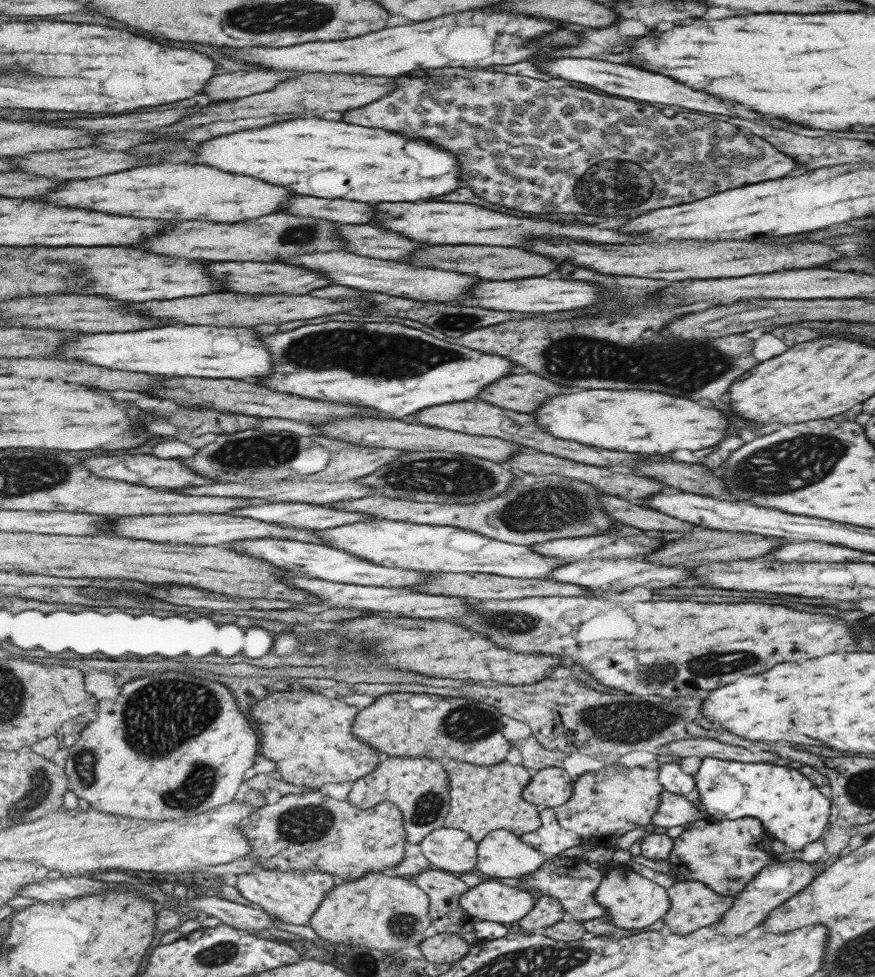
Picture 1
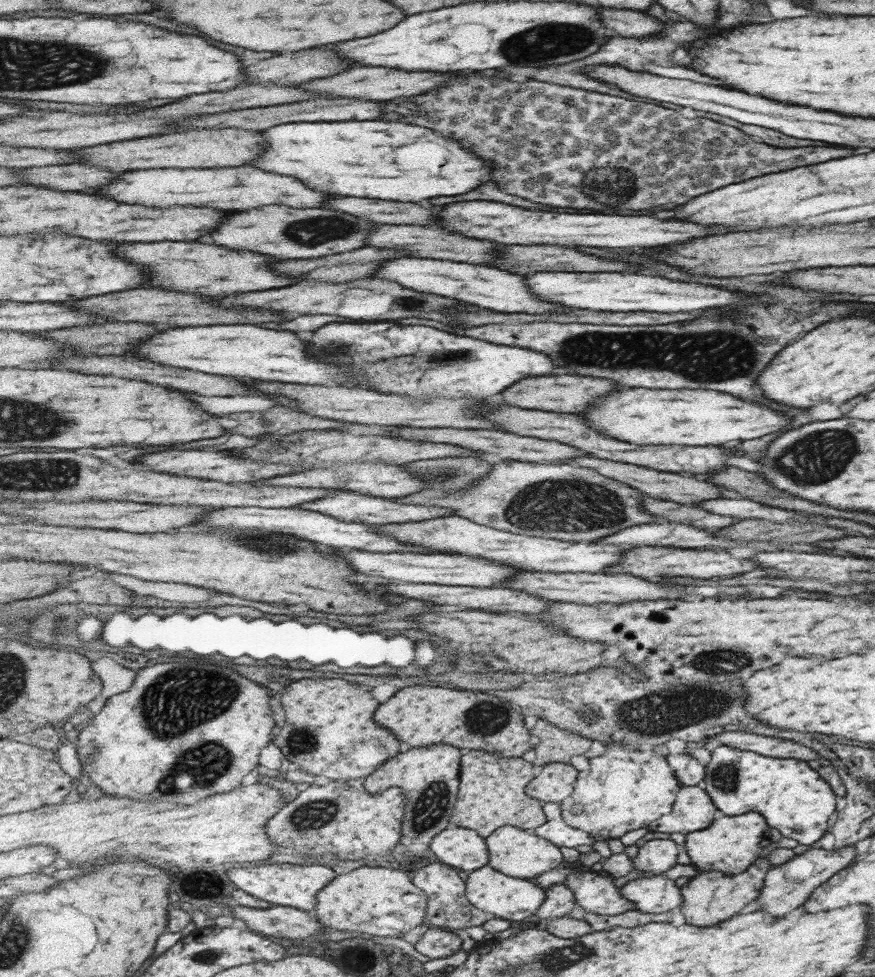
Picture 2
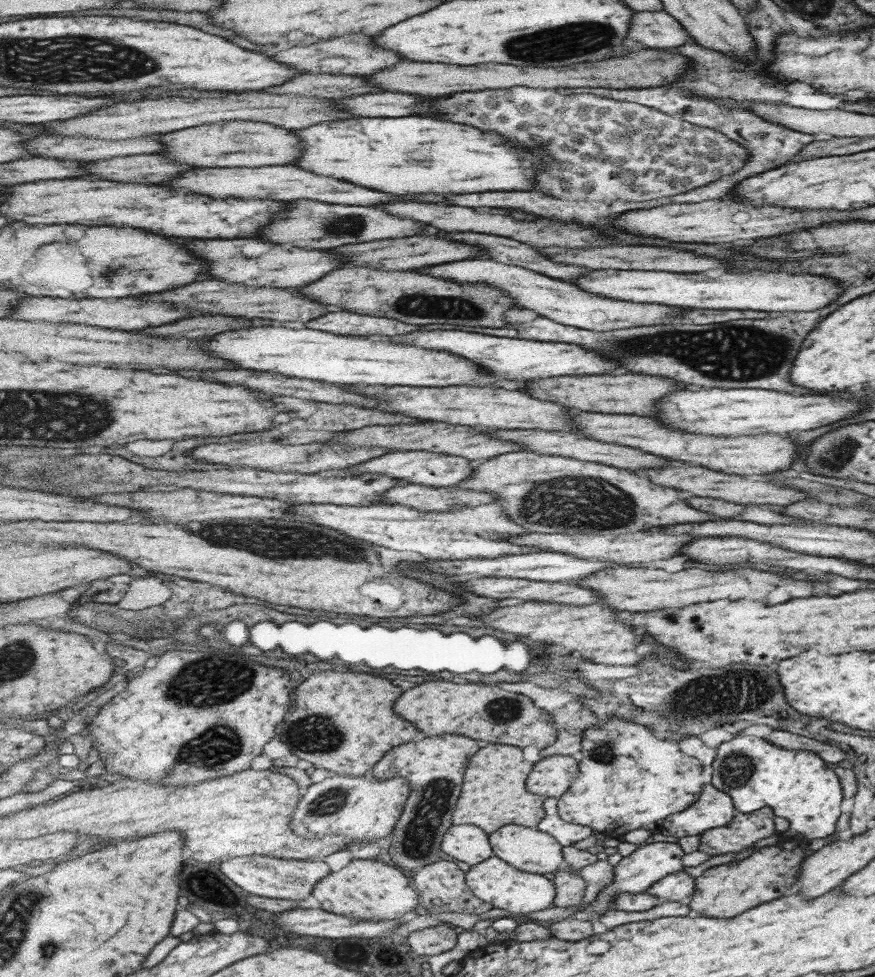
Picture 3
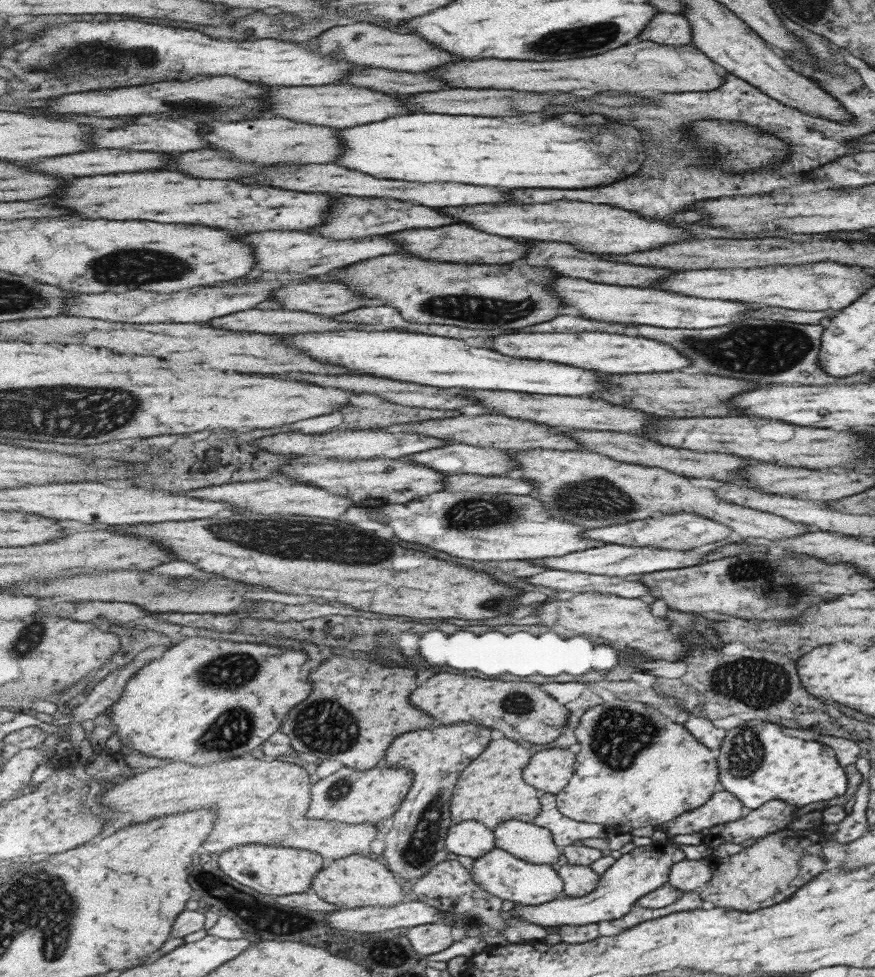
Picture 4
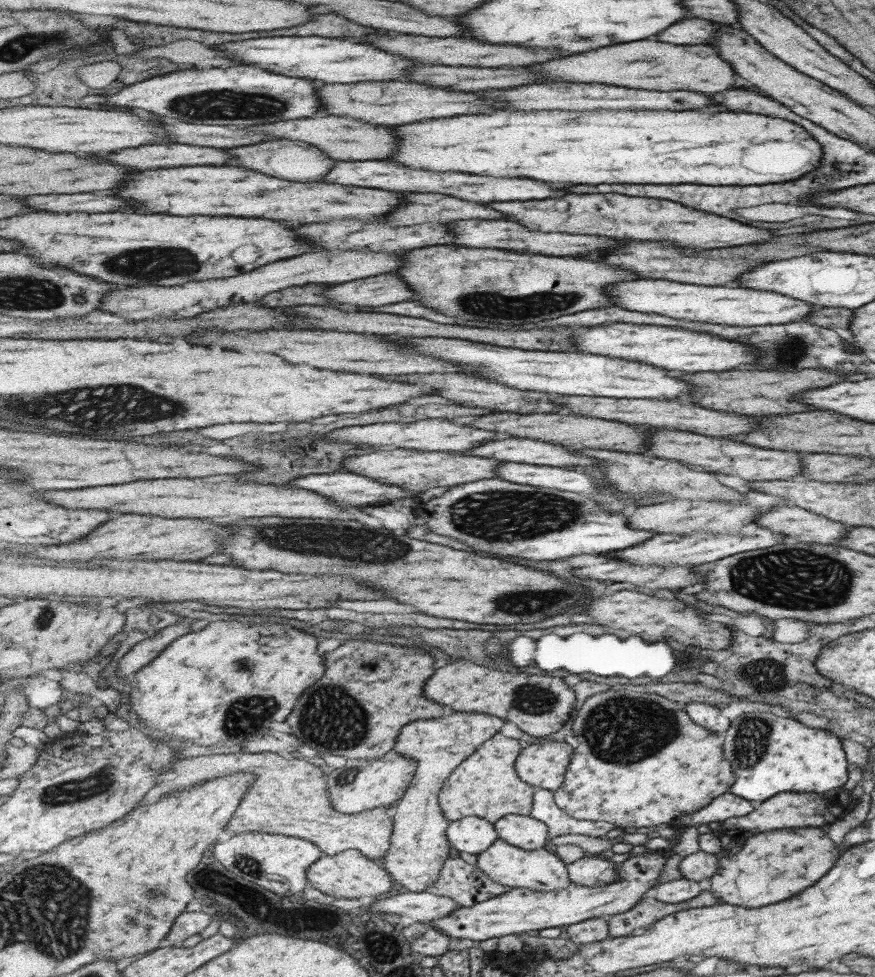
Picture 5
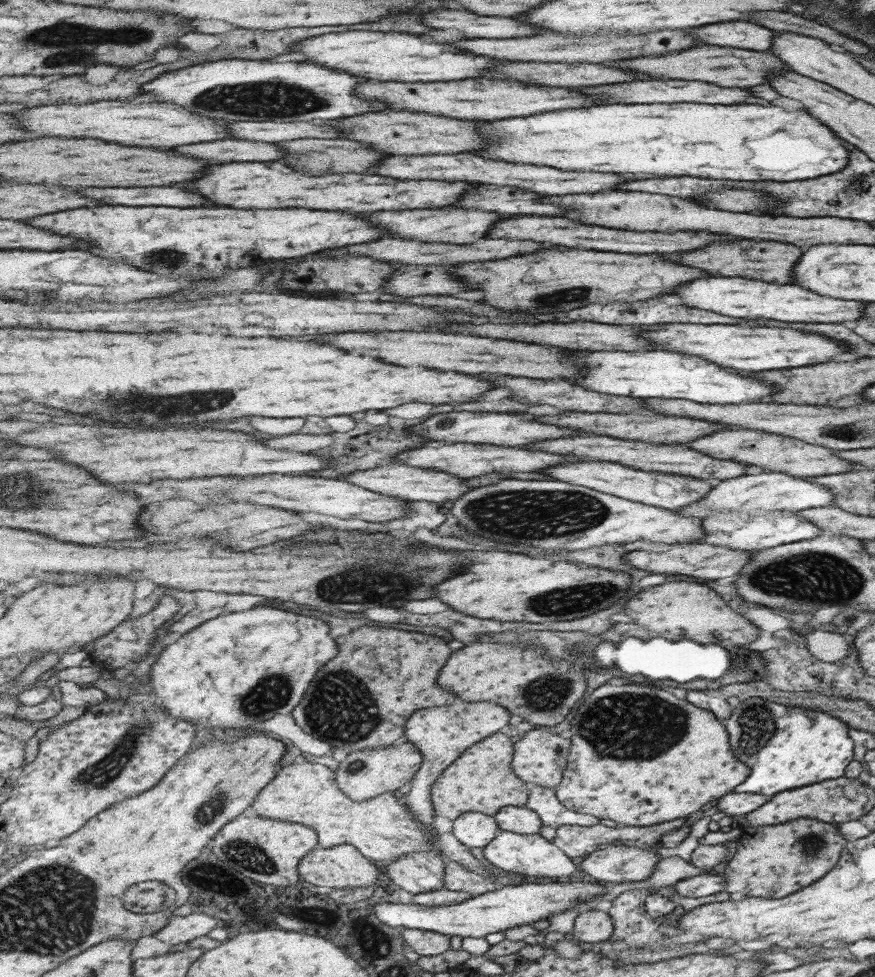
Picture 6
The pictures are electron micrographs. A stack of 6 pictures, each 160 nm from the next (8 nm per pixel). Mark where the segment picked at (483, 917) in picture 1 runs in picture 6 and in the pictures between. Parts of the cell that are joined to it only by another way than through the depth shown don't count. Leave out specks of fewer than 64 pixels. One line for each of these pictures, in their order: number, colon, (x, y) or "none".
2: (500, 895)
3: (495, 881)
4: (505, 875)
5: (540, 870)
6: (528, 855)

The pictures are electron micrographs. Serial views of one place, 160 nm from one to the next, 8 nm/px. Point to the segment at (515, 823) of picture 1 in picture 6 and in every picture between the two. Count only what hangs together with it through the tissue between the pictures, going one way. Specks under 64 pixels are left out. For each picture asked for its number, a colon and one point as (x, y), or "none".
2: (493, 794)
3: (494, 794)
4: (492, 789)
5: (487, 785)
6: (483, 780)

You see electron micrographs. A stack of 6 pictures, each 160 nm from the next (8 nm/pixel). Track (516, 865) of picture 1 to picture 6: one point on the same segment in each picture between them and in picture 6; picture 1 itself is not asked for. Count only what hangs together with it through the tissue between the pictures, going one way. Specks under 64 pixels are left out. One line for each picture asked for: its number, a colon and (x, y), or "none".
2: (520, 853)
3: (527, 848)
4: (533, 843)
5: (525, 831)
6: (522, 820)

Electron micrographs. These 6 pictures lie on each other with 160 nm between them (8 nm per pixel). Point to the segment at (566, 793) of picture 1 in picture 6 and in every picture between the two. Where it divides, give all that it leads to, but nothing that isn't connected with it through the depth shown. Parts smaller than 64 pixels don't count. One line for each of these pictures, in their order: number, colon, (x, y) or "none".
2: (556, 782)
3: (552, 777)
4: (550, 770)
5: (544, 764)
6: (541, 757)

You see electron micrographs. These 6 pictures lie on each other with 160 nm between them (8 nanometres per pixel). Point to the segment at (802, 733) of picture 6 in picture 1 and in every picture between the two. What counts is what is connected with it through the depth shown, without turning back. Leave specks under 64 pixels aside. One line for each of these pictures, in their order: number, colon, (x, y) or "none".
1: (790, 809)
2: (787, 792)
3: (797, 785)
4: (756, 763)
5: (781, 754)

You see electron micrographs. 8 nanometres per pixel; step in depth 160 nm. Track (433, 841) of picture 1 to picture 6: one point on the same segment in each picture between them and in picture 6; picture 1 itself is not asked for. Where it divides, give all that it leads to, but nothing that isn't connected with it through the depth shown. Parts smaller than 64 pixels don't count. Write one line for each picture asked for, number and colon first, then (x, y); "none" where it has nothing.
2: (460, 847)
3: (468, 843)
4: (471, 838)
5: (472, 834)
6: (475, 829)

